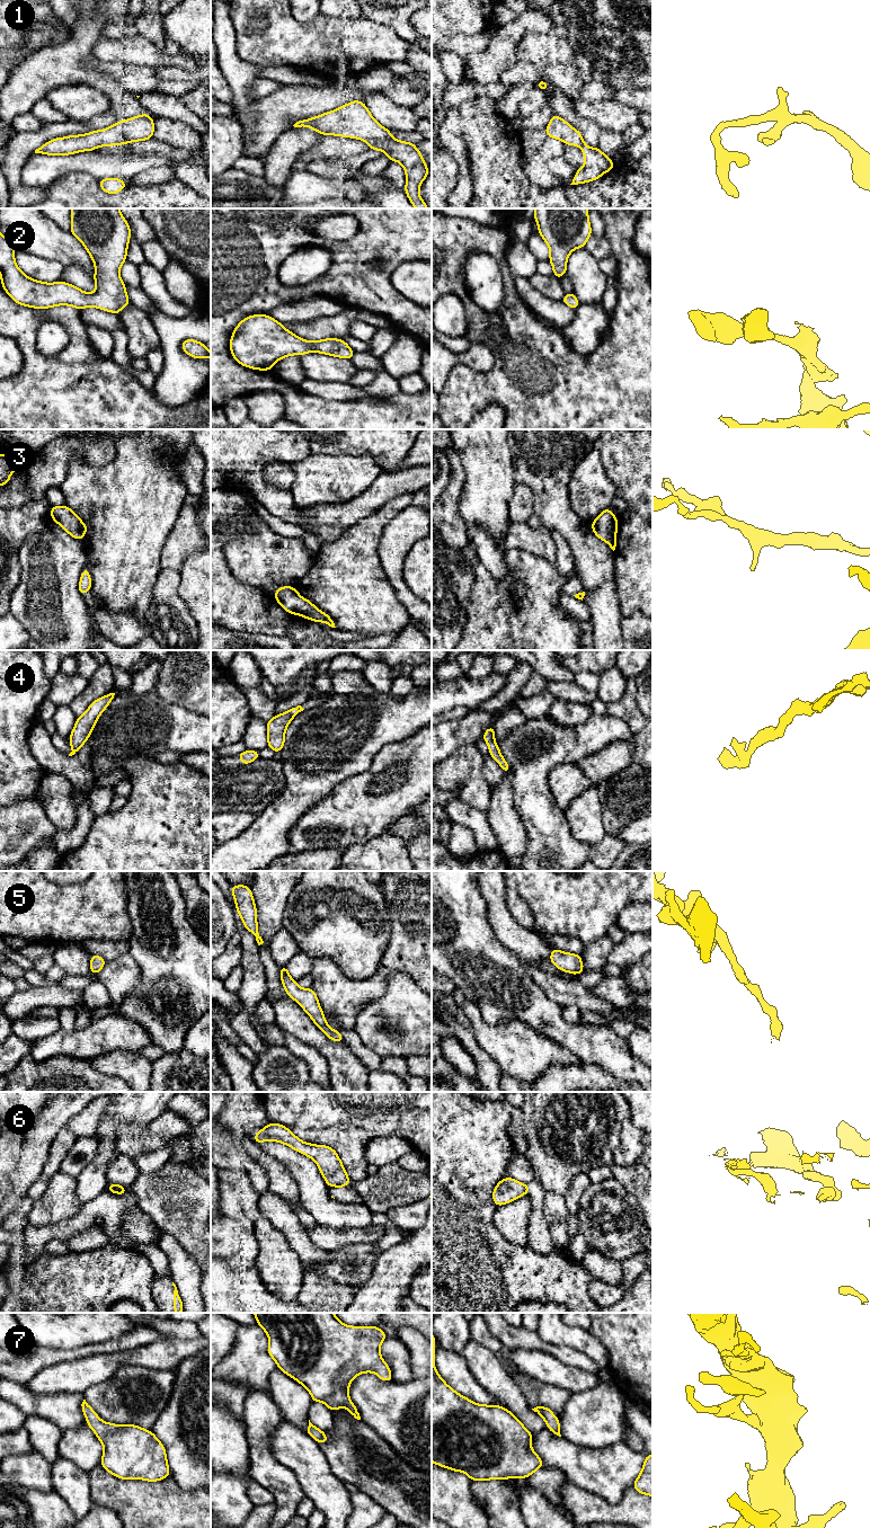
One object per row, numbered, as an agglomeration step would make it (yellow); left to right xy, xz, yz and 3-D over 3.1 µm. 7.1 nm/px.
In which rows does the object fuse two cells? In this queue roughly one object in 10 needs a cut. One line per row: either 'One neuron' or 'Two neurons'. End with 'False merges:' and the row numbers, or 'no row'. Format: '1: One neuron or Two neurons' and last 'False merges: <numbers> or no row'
1: One neuron
2: One neuron
3: One neuron
4: One neuron
5: One neuron
6: Two neurons
7: One neuron
False merges: 6

